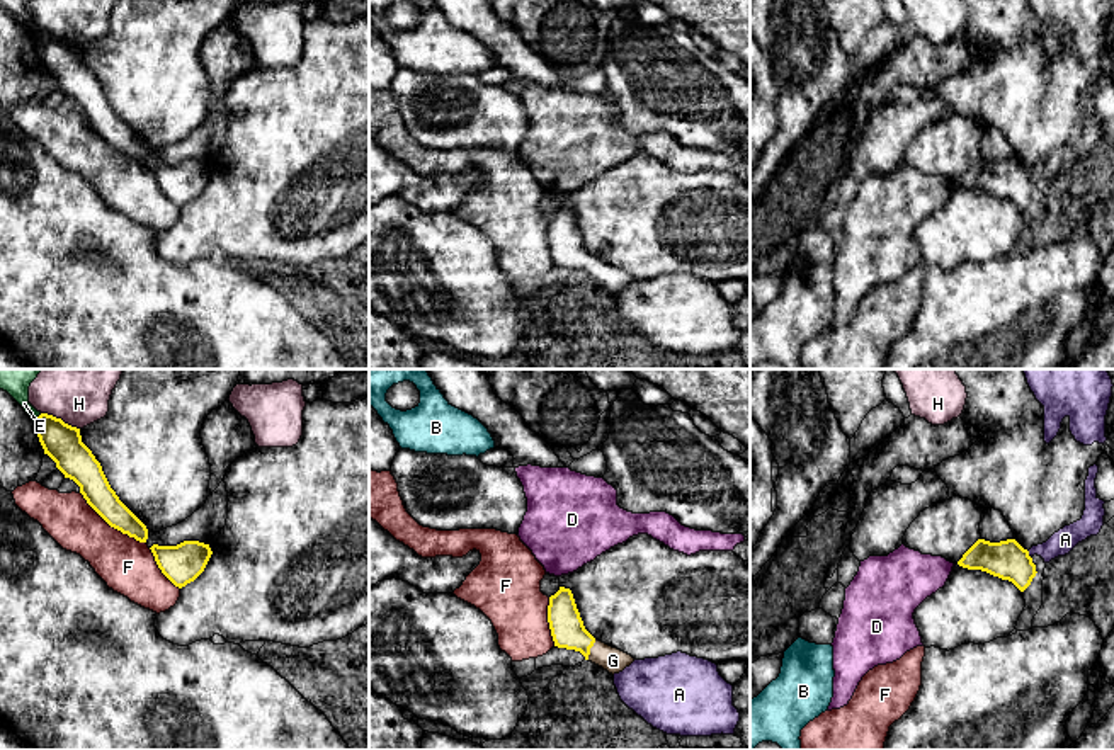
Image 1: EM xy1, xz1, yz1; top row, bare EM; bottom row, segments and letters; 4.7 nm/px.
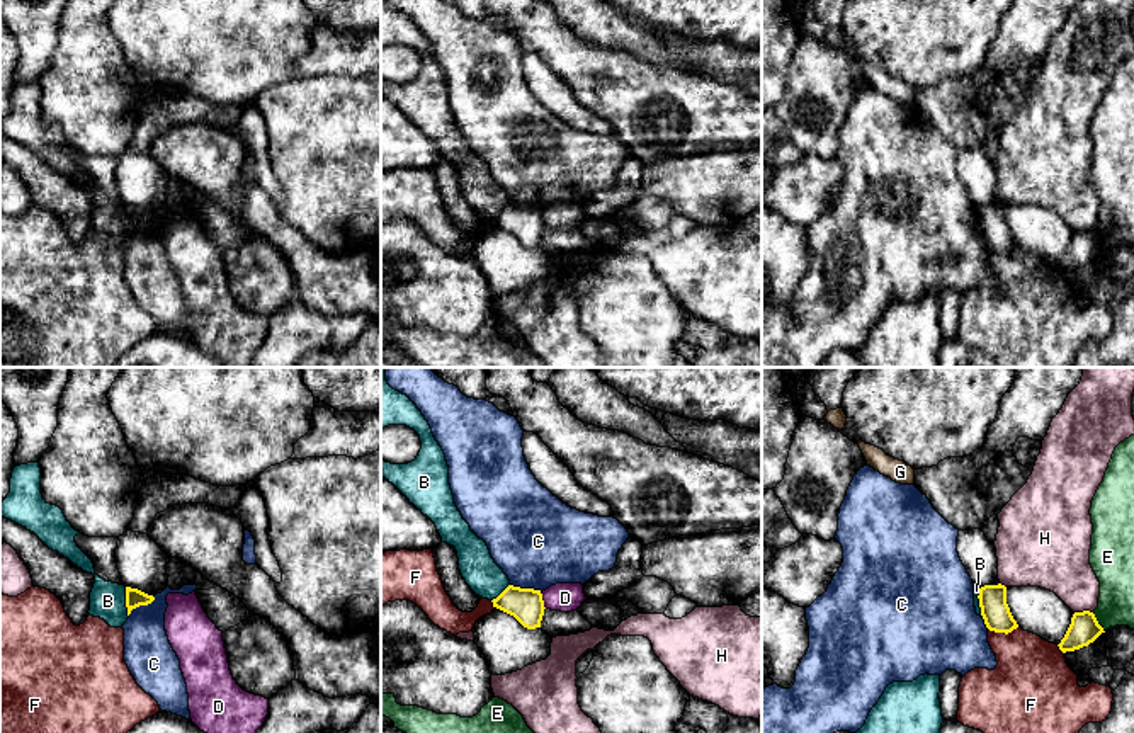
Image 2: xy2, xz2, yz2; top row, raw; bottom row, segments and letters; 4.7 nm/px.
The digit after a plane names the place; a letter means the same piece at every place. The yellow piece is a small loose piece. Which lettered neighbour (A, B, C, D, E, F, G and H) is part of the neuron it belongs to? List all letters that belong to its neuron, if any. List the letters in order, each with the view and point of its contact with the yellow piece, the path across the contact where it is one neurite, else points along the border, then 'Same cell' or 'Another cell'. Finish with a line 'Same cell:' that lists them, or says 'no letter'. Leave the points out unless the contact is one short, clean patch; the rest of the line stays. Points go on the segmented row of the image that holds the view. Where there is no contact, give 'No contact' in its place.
A: Touches yellow at yz1 (1028, 555). Boundary: yz1 (1028, 551), (1029, 556). Another cell
B: Touches yellow at xy2 (126, 602). Boundary: xy2 (124, 587), (128, 616). Another cell
C: Touches yellow at xy2 (141, 604). Boundary: xy2 (155, 597), (147, 604), (136, 606), (128, 614). Another cell
D: Touches yellow at xz2 (543, 601). Another cell
E: Touches yellow at yz2 (1097, 623). Boundary: yz2 (1092, 613), (1104, 631). Another cell
F: Touches yellow at xy1 (111, 526). Another cell
G: Touches yellow at xz1 (589, 650). Path across: xz1 (567, 628), (589, 650), (613, 660). Same cell
H: Touches yellow at xy1 (60, 419). Another cell
Same cell: G

